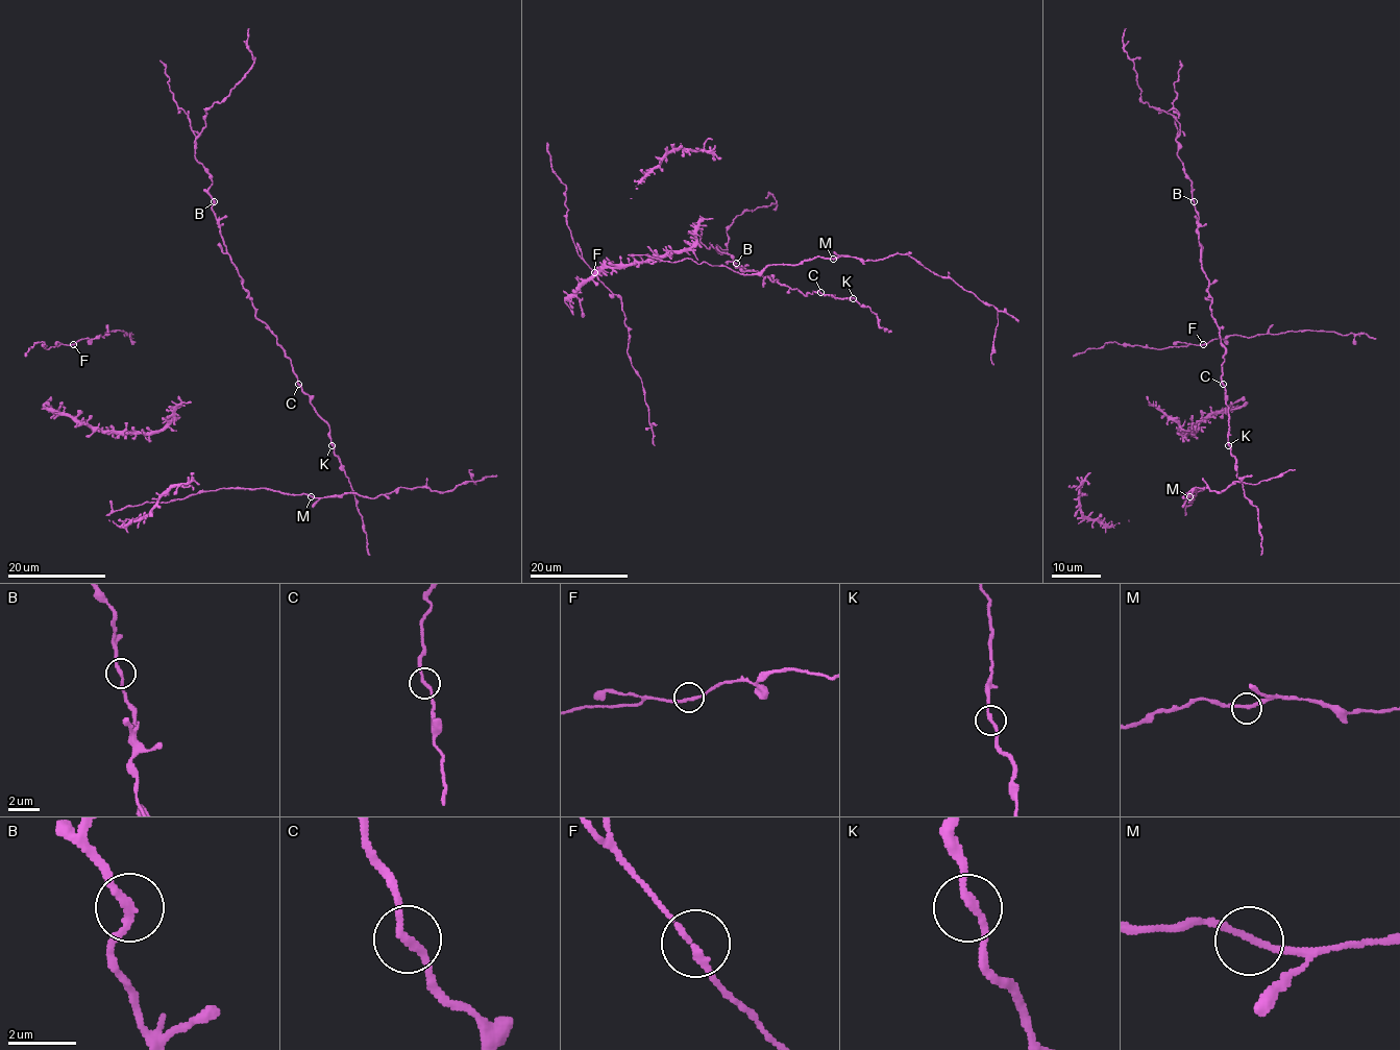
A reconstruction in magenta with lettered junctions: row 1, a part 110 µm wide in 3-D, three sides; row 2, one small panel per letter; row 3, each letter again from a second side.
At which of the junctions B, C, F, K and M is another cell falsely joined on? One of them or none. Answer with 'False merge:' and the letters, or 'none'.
False merge: none

